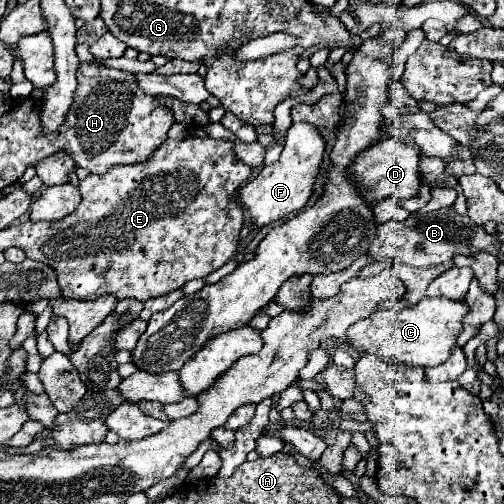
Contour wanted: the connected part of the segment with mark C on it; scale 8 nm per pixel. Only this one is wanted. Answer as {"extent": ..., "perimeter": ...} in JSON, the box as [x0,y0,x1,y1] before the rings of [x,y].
{"extent":[346,296,466,366],"perimeter":[[[424,296],[416,306],[376,310],[372,316],[358,320],[346,332],[346,344],[364,354],[374,354],[386,364],[404,366],[438,366],[442,364],[456,344],[456,336],[462,330],[462,316],[466,314],[464,302],[446,298]]]}

